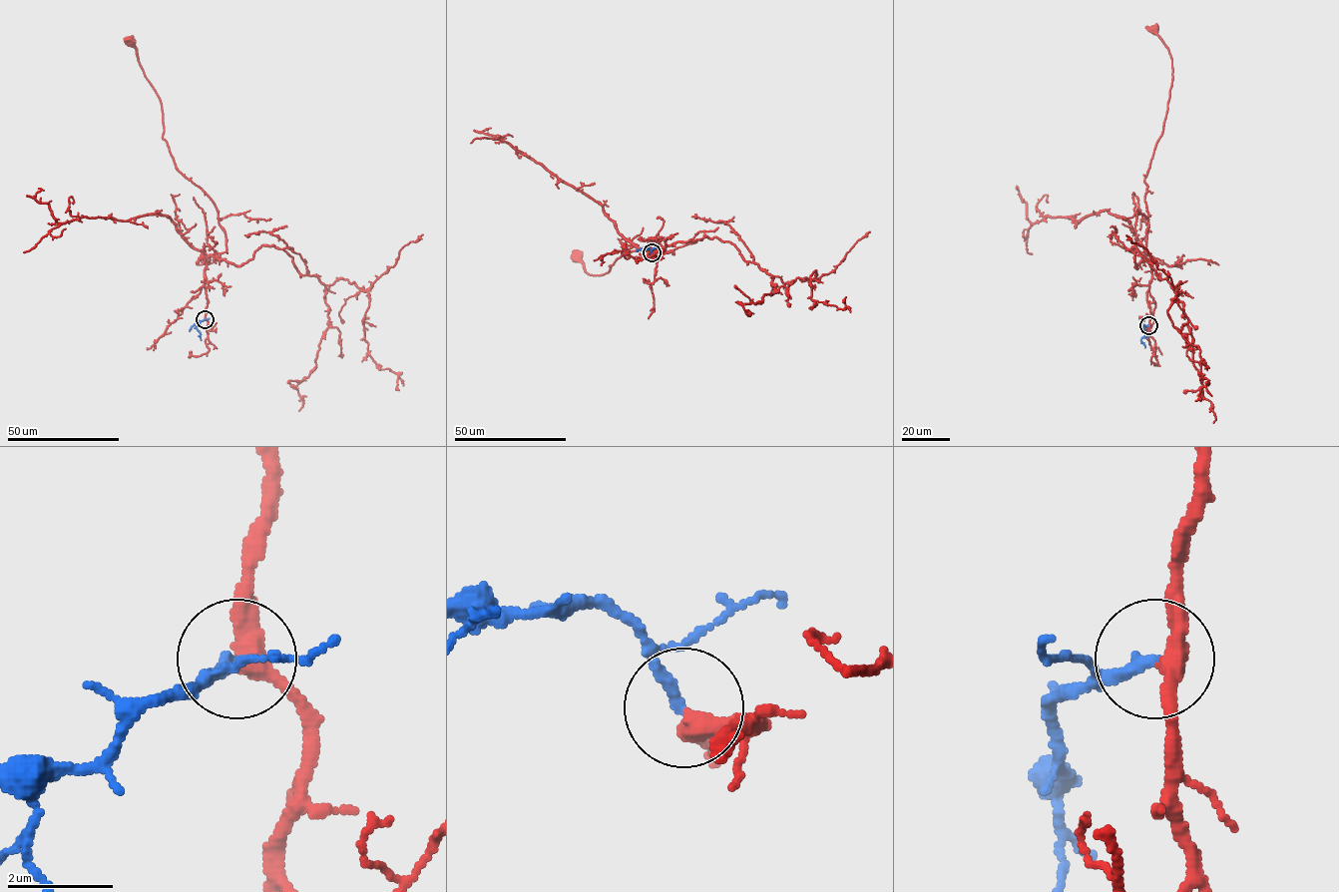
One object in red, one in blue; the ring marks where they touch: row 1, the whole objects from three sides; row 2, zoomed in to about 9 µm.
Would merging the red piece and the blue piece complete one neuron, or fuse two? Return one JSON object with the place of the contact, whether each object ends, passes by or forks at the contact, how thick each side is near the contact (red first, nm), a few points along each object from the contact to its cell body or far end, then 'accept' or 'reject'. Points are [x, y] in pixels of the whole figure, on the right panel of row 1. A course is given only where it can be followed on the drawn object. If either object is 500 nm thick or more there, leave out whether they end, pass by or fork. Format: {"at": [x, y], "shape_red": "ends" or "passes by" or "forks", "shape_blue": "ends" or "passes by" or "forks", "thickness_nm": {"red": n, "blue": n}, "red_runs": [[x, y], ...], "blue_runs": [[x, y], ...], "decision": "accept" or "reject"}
{"at": [1148, 325], "shape_red": "passes by", "shape_blue": "ends", "thickness_nm": {"red": 320, "blue": 220}, "red_runs": [[1148, 325], [1151, 257], [1145, 252], [1144, 178], [1162, 132], [1172, 71], [1167, 48], [1154, 28]], "blue_runs": [[1148, 325], [1144, 326], [1141, 338], [1144, 347]], "decision": "accept"}

